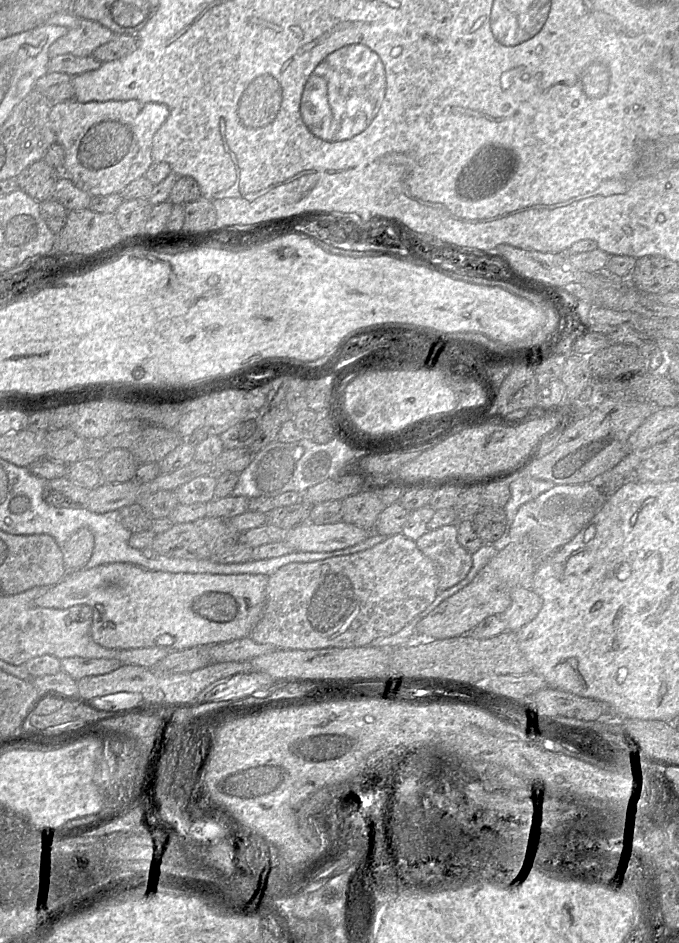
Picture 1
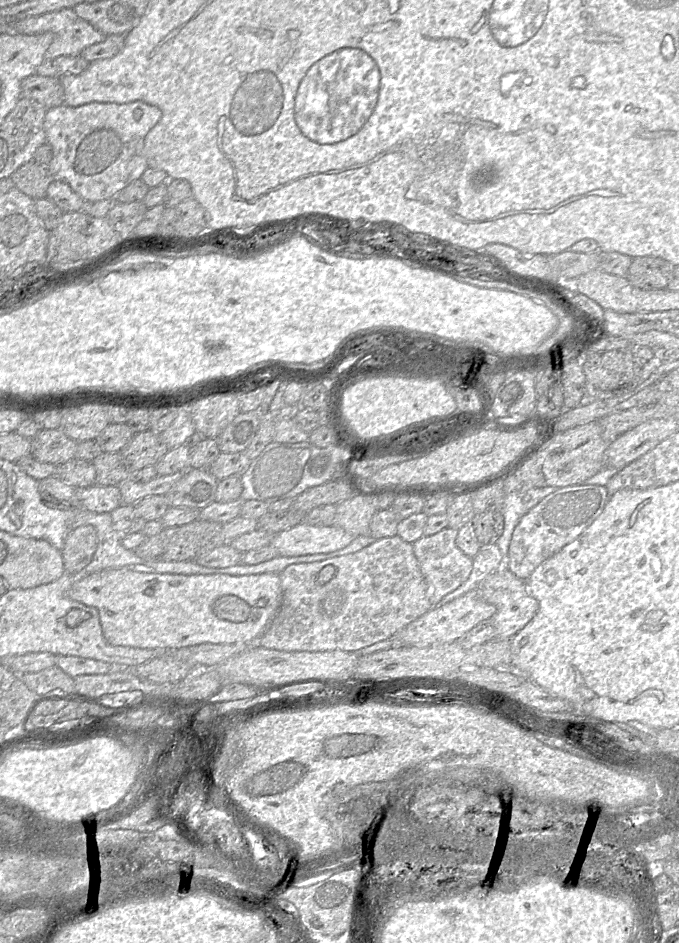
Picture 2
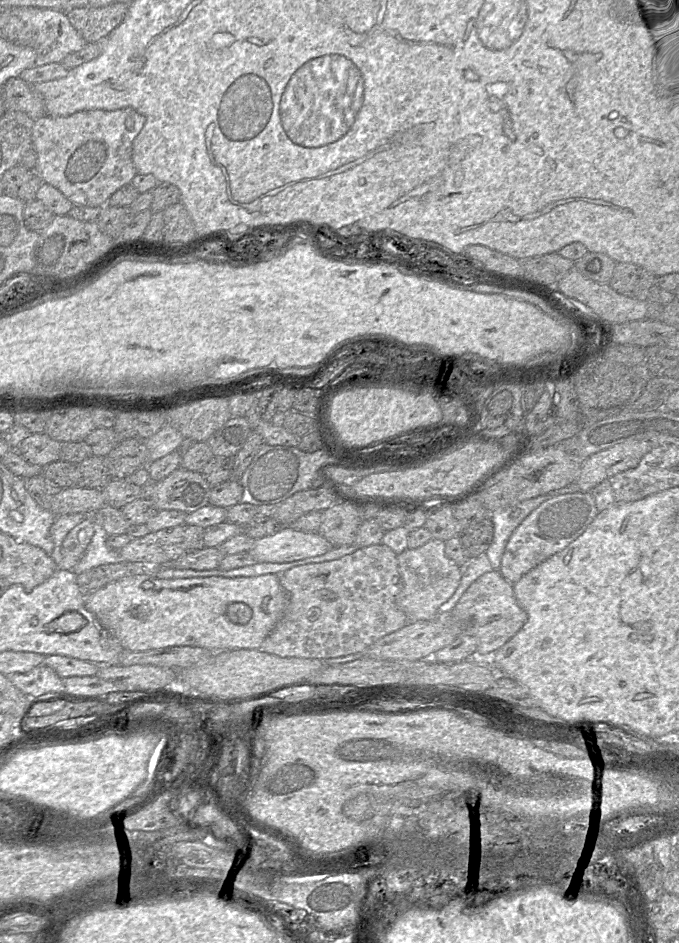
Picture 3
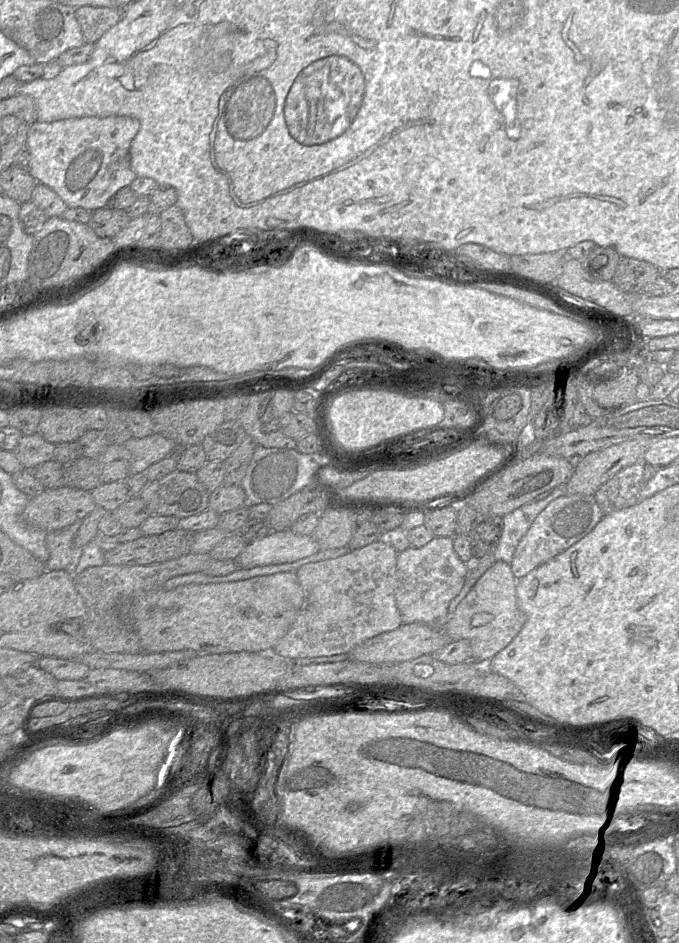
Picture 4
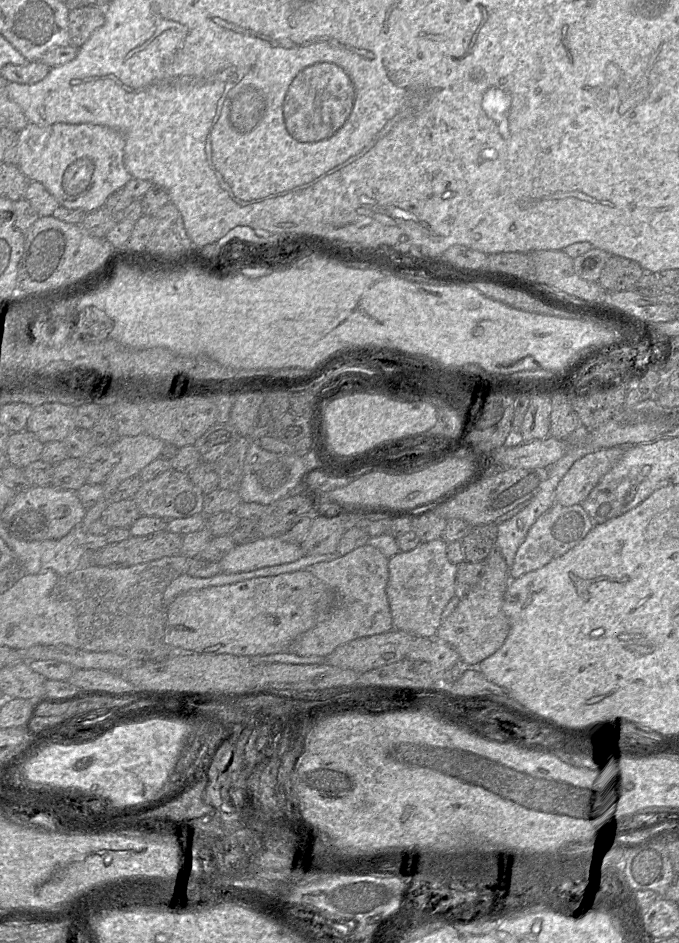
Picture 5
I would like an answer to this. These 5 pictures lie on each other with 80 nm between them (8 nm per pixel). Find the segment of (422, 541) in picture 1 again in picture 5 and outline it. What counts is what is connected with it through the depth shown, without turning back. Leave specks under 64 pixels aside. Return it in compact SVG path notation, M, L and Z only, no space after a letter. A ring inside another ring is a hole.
M440 538L421 542L410 551L400 551L389 559L386 594L393 629L413 636L435 638L442 623L442 612L456 596L457 565L447 557L448 543Z

